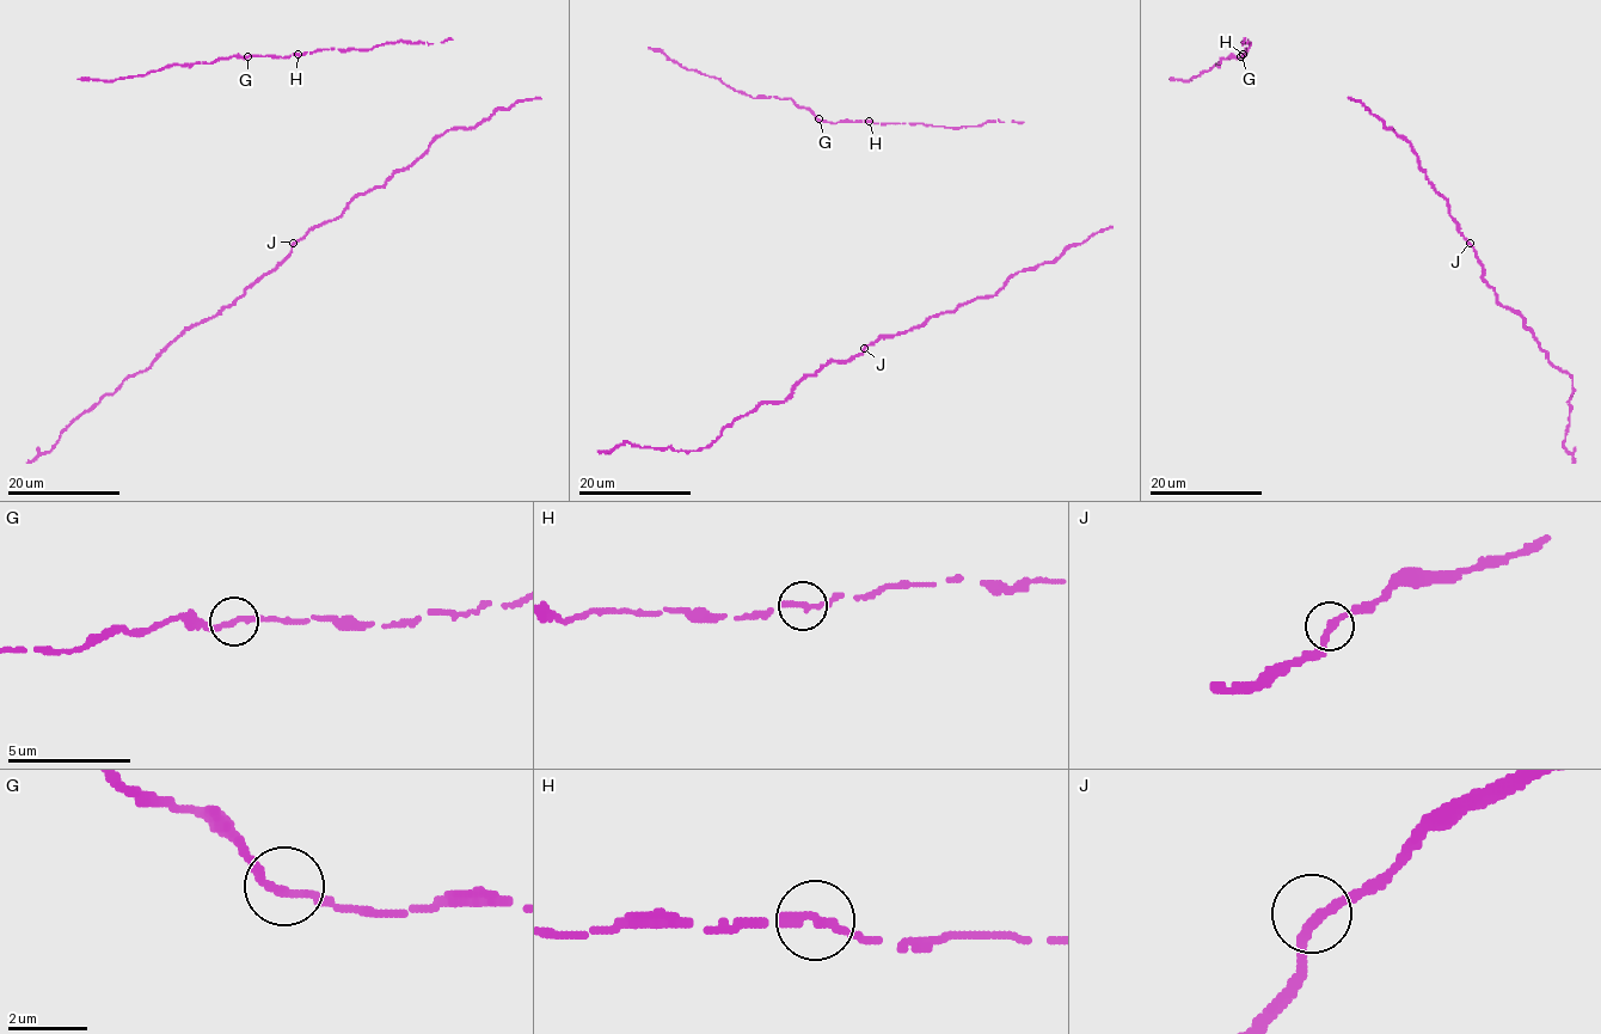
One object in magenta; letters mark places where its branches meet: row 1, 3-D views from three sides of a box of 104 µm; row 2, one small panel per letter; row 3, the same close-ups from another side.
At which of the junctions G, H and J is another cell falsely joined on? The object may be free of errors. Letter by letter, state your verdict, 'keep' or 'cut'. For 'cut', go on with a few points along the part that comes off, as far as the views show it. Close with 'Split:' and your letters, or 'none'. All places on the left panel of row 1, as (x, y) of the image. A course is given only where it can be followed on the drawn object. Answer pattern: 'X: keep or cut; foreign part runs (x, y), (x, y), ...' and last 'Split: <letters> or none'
G: keep
H: keep
J: keep
Split: none

